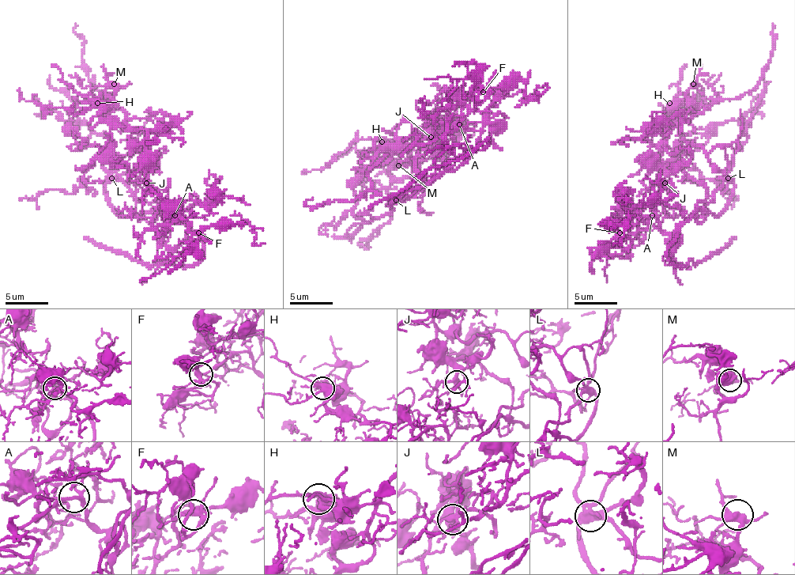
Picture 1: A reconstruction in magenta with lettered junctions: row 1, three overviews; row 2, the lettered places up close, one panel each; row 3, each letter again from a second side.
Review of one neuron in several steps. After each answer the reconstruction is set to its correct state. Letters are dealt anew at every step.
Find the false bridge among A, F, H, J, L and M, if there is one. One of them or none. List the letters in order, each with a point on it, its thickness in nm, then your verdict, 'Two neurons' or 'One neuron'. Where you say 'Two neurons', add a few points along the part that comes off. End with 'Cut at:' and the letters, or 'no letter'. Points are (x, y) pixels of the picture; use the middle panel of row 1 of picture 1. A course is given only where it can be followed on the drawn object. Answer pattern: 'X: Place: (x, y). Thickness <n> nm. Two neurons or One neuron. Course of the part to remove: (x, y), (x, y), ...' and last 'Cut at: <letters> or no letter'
A: Place: (459, 124). Thickness 200 nm. One neuron
F: Place: (483, 92). Thickness 340 nm. One neuron
H: Place: (382, 141). Thickness 440 nm. One neuron
J: Place: (431, 137). Thickness 320 nm. One neuron
L: Place: (396, 200). Thickness 400 nm. One neuron
M: Place: (398, 165). Thickness 360 nm. One neuron
Cut at: no letter

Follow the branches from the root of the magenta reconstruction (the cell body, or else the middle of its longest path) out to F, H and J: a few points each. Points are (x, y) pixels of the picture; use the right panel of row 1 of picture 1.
F: (725, 176), (714, 198), (699, 202), (687, 220), (680, 209), (656, 202), (632, 209), (637, 221), (619, 232)
H: (725, 176), (697, 144), (688, 146), (684, 142), (687, 135), (676, 126), (672, 126), (673, 110), (669, 103)
J: (725, 176), (699, 146), (684, 146), (669, 153), (665, 146), (649, 144), (649, 161), (665, 176), (665, 183)

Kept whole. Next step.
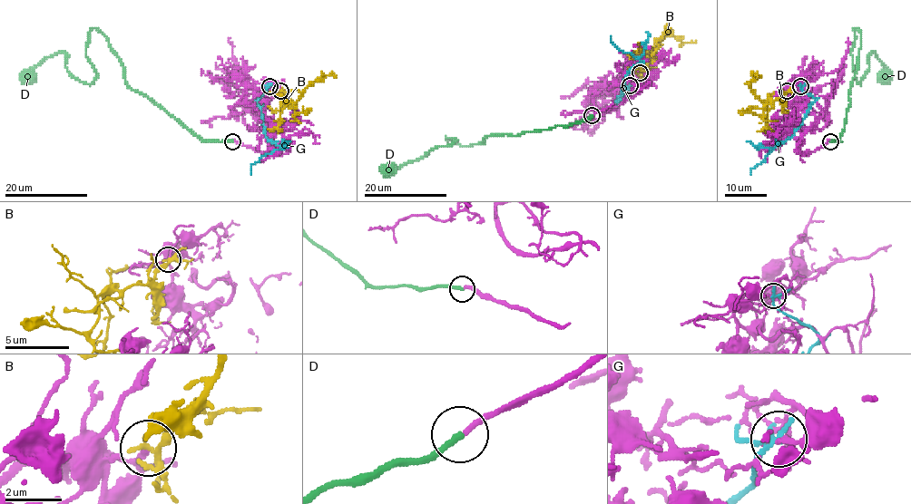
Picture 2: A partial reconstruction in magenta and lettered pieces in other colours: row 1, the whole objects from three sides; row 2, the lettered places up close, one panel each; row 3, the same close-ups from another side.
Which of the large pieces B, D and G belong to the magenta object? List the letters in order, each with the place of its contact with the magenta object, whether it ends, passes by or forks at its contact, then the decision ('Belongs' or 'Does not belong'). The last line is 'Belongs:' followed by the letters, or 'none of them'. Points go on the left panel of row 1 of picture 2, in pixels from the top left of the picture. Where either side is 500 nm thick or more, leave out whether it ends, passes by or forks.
B: Touches magenta at (280, 91). It forks there. Does not belong
D: Touches magenta at (232, 141). It ends there. Belongs
G: Touches magenta at (269, 86). It forks there. Does not belong
Belongs: D

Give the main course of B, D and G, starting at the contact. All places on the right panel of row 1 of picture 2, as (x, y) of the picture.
B: (788, 92), (779, 100), (764, 102), (750, 87), (757, 73), (757, 77)
D: (830, 140), (840, 140), (849, 105), (857, 27), (855, 77), (860, 82), (873, 52), (886, 68), (883, 84)
G: (799, 86), (814, 99), (801, 126), (751, 169), (751, 174)

